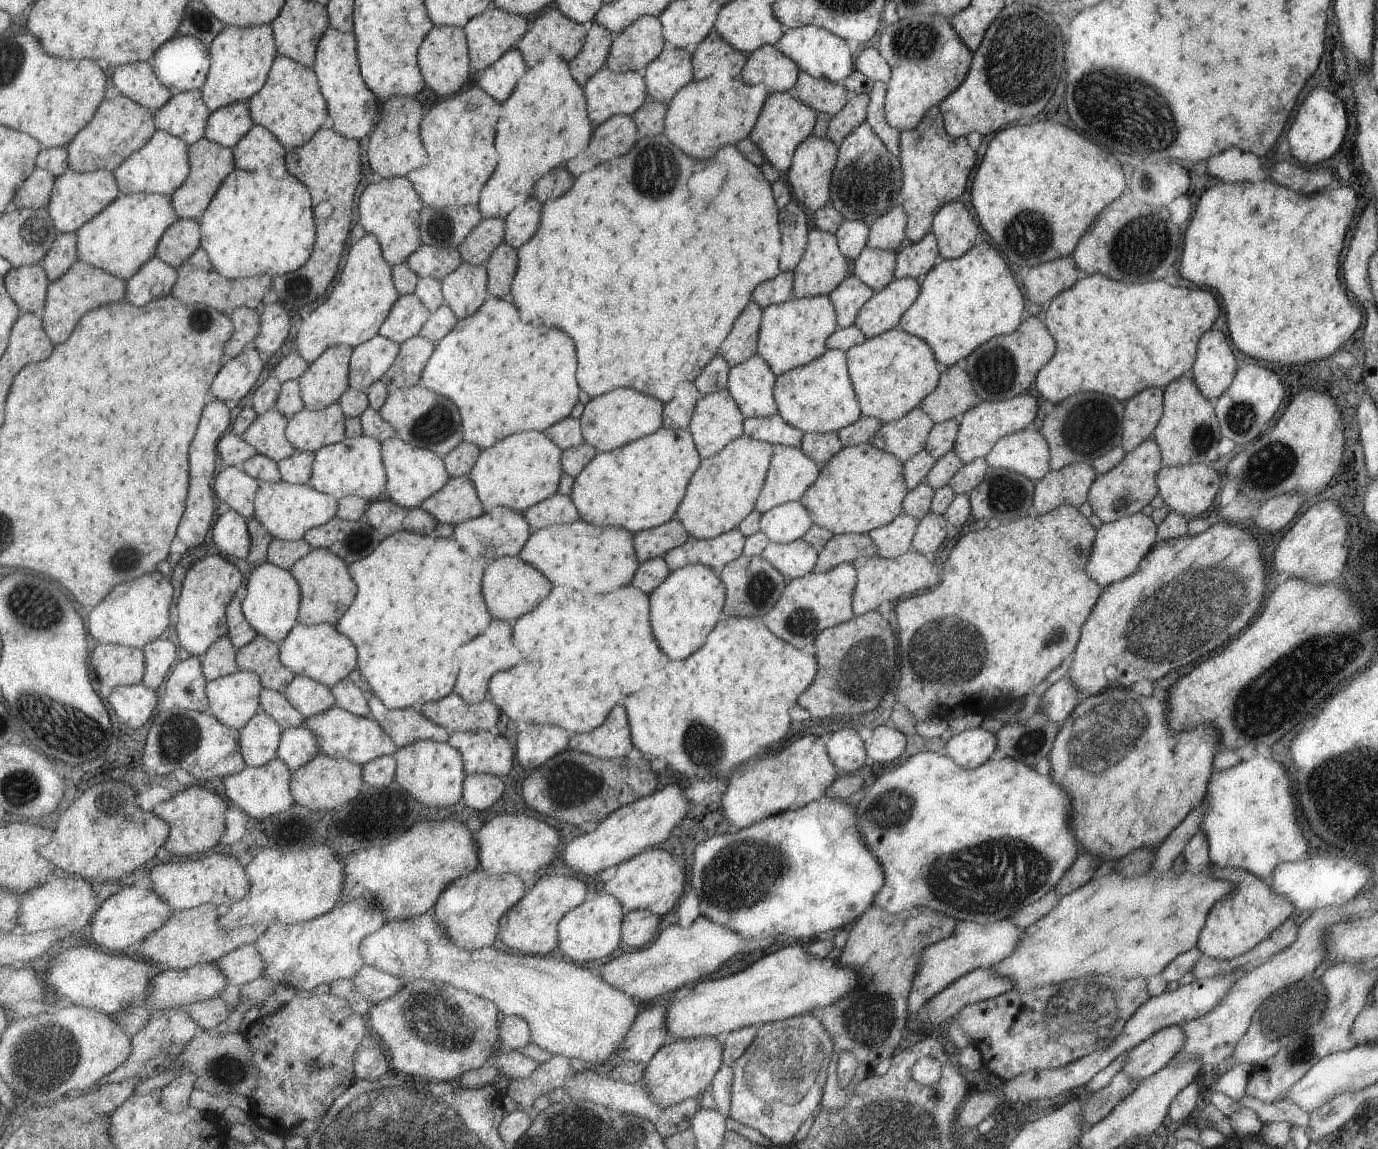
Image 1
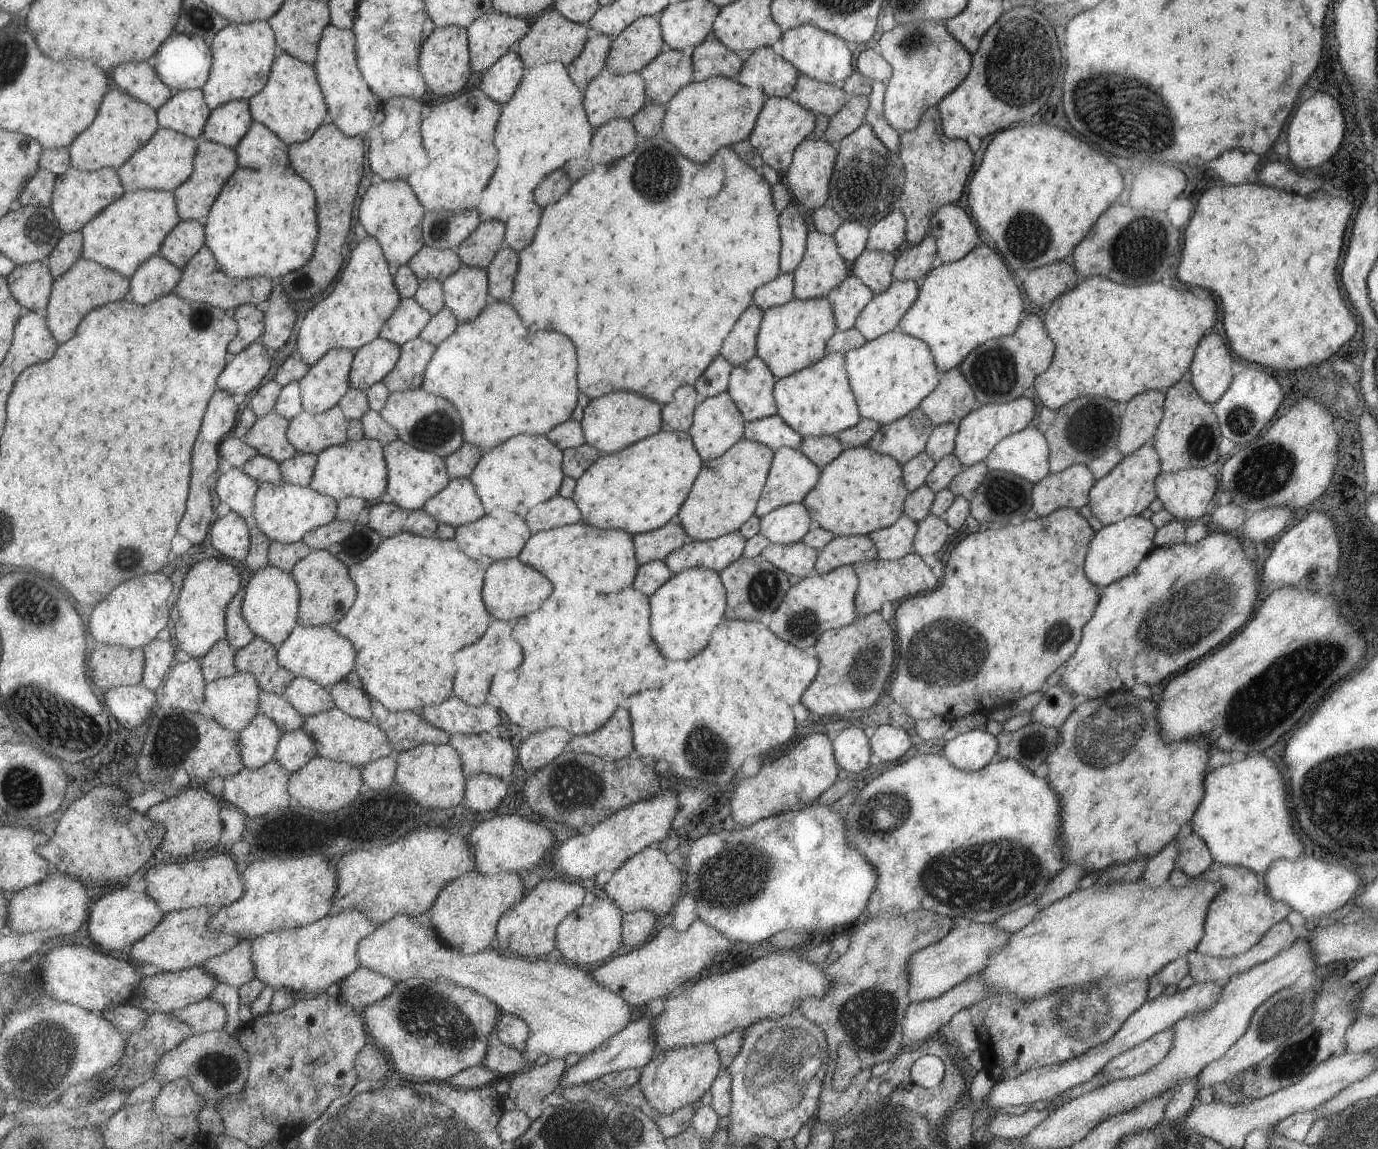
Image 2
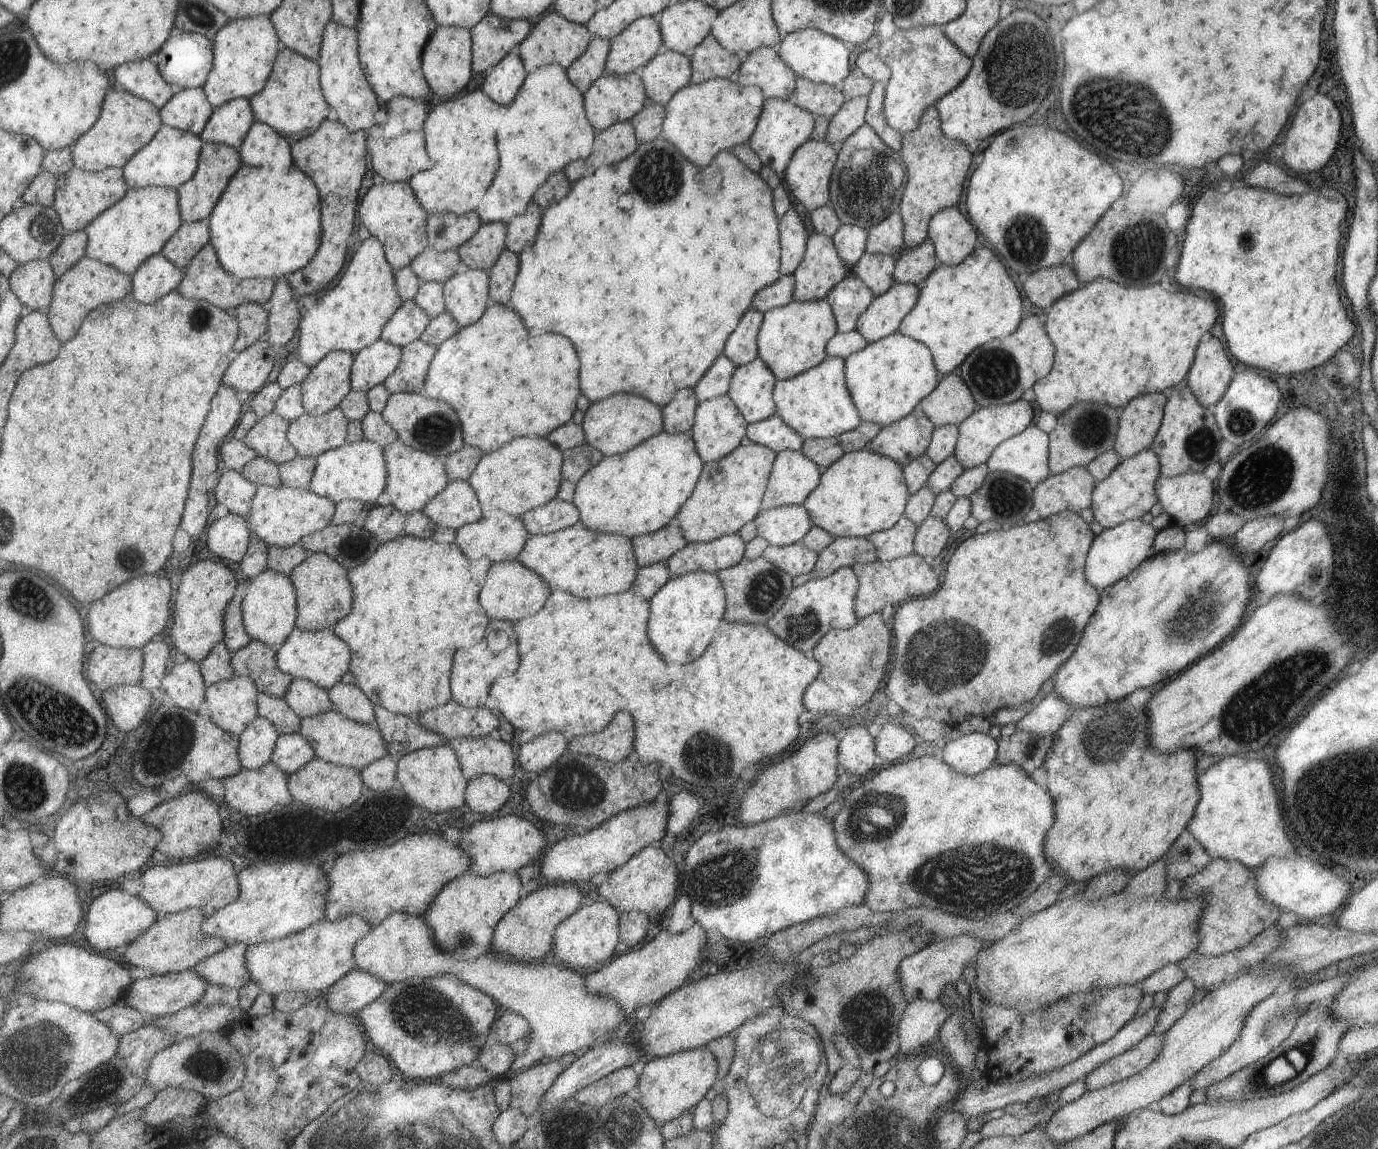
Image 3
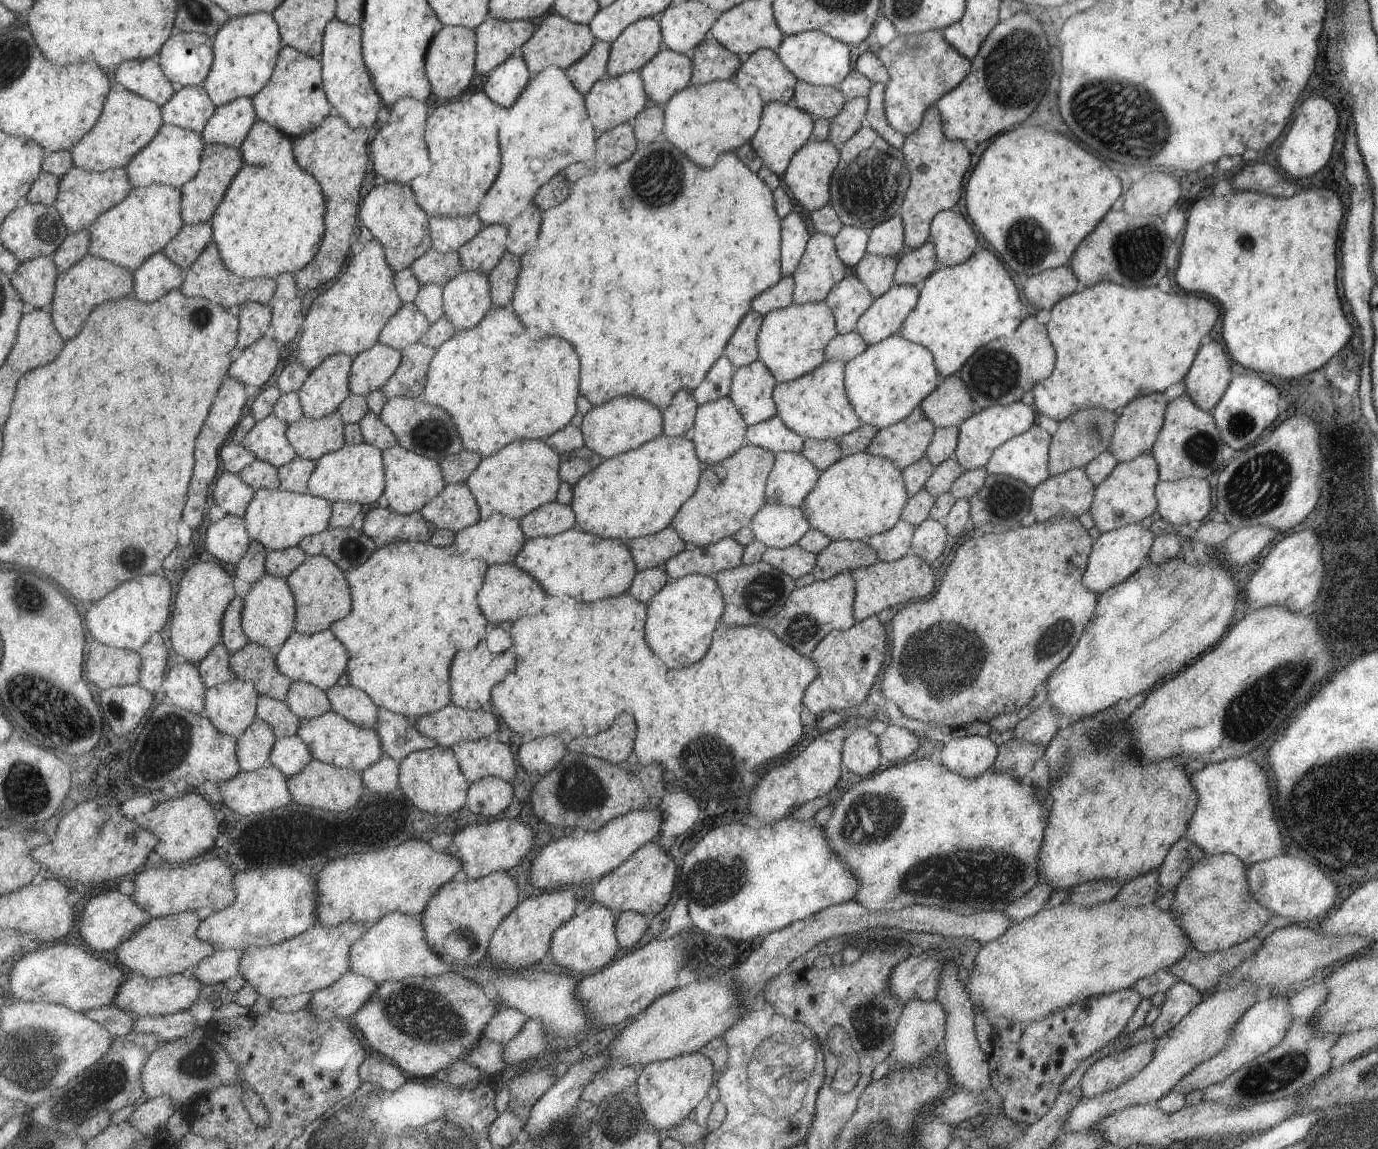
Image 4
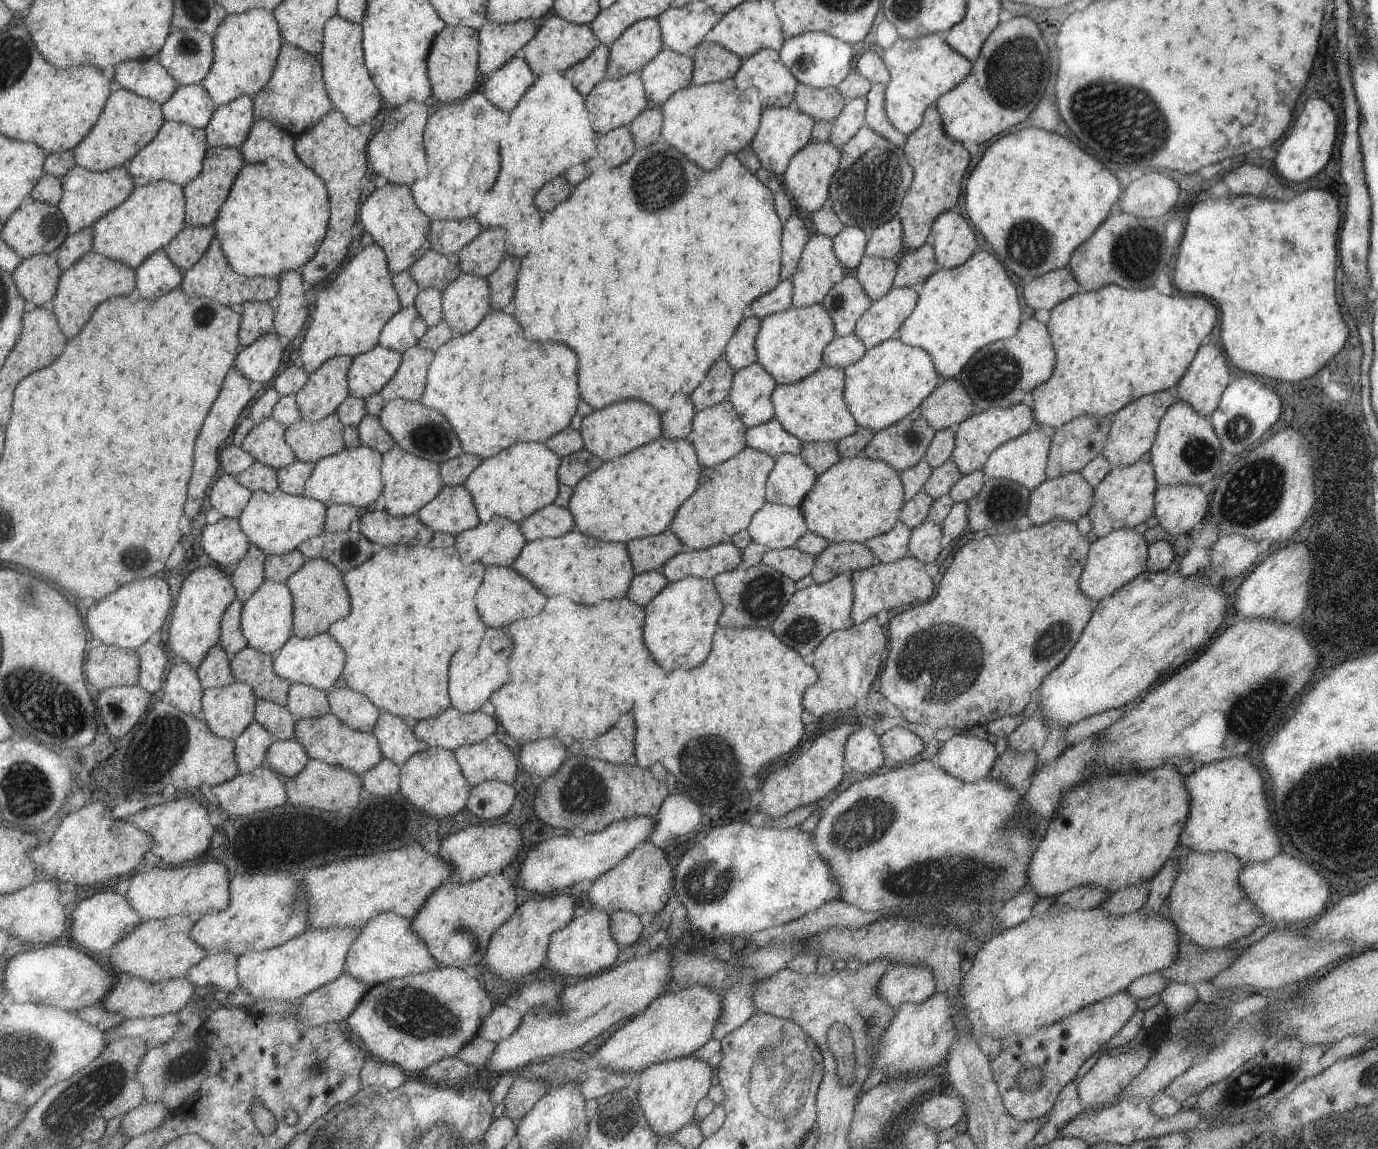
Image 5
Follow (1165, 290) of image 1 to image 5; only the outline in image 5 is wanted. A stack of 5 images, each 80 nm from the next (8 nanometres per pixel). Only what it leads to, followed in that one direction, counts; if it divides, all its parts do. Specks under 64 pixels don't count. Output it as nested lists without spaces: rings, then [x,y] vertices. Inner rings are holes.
[[[1107,285],[1095,291],[1080,290],[1062,300],[1050,310],[1046,324],[1056,359],[1049,380],[1030,392],[1033,420],[1037,426],[1056,429],[1079,415],[1111,417],[1140,396],[1167,391],[1185,374],[1199,341],[1211,332],[1216,313],[1215,305],[1207,298],[1166,296],[1153,288],[1122,289]]]

